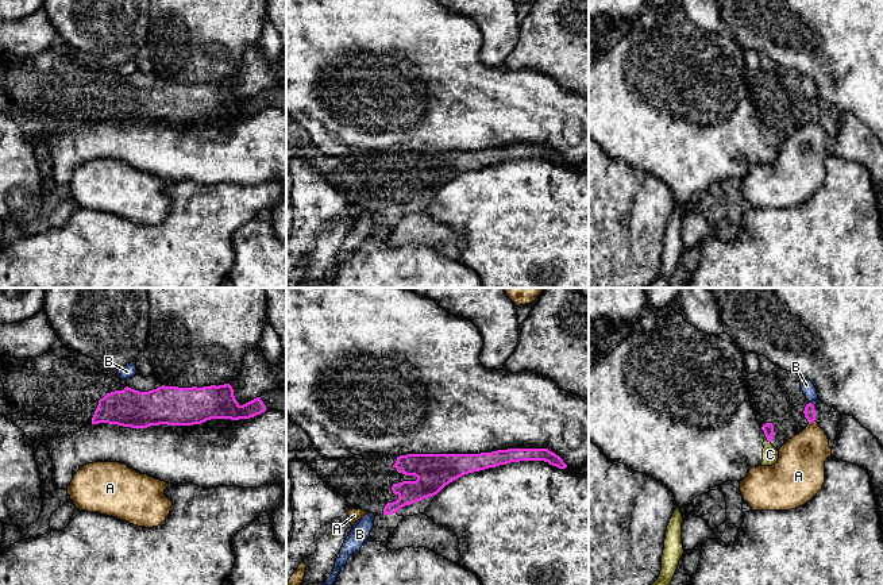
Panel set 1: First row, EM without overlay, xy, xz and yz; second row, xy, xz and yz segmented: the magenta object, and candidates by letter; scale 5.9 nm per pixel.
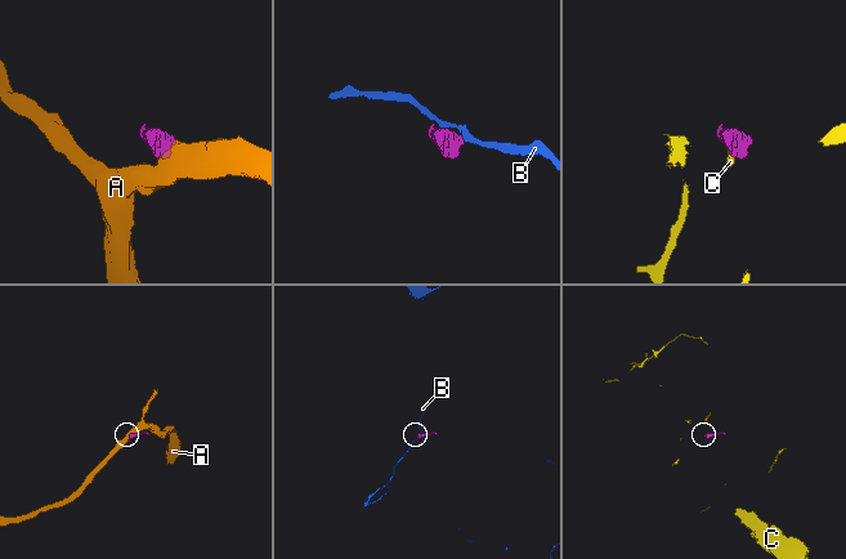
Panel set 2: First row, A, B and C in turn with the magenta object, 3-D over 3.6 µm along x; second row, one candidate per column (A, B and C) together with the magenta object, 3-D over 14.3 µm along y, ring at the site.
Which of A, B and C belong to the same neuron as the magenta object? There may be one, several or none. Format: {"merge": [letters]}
{"merge": []}

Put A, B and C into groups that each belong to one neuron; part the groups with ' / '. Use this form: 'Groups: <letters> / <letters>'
Groups: A / B / C

